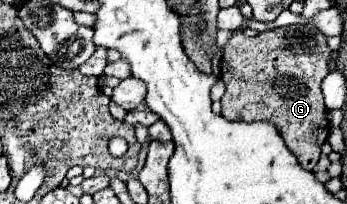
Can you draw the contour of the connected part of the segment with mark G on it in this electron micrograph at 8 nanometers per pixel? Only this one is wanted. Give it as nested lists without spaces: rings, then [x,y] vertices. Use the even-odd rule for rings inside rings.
[[[313,24],[277,28],[261,32],[255,38],[235,30],[223,48],[221,60],[223,82],[227,86],[221,98],[221,116],[227,116],[227,120],[267,120],[275,124],[299,164],[305,170],[313,170],[321,146],[331,132],[321,92],[321,82],[329,74],[329,62],[331,48],[327,46],[327,38]]]

